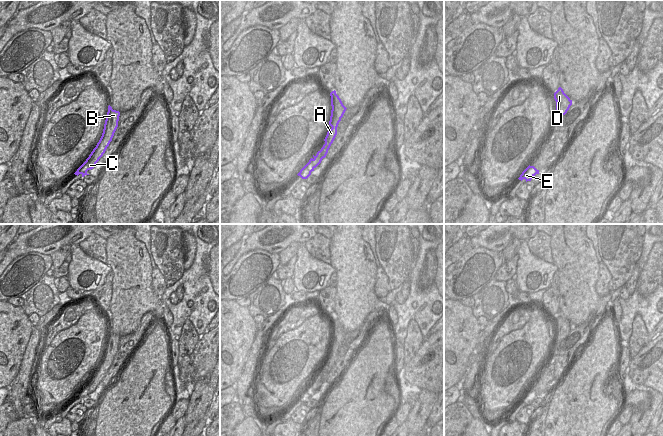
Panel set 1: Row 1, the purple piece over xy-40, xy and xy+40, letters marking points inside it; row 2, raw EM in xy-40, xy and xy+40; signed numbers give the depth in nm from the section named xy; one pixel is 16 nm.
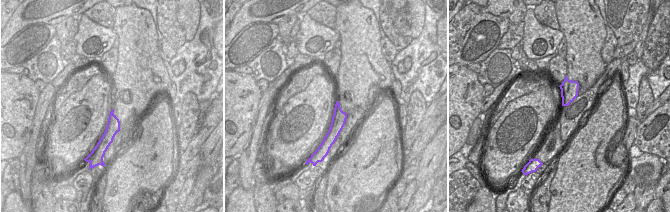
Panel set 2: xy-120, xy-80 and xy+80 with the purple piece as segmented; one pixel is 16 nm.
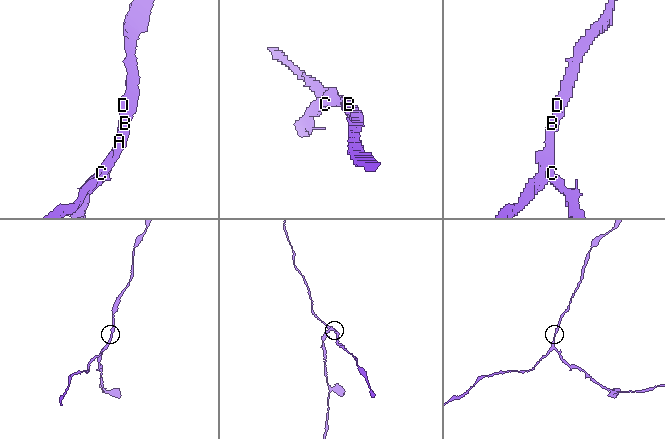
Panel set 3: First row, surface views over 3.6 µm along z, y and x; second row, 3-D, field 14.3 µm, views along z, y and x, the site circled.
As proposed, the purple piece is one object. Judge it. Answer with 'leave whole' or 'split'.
split

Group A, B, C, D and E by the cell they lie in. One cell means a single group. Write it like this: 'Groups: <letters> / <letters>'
Groups: A B C D / E

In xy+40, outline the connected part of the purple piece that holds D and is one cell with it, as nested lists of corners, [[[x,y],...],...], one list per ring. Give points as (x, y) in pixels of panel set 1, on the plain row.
[[[561,311],[554,317],[554,323],[556,325],[556,335],[553,347],[559,347],[561,341],[567,337],[572,329],[572,324],[564,317]]]

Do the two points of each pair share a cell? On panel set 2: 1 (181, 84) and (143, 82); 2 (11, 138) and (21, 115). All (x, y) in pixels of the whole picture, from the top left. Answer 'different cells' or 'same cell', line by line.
1: different cells
2: same cell

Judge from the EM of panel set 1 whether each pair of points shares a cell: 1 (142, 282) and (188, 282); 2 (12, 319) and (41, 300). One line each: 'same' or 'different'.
1: different
2: different

